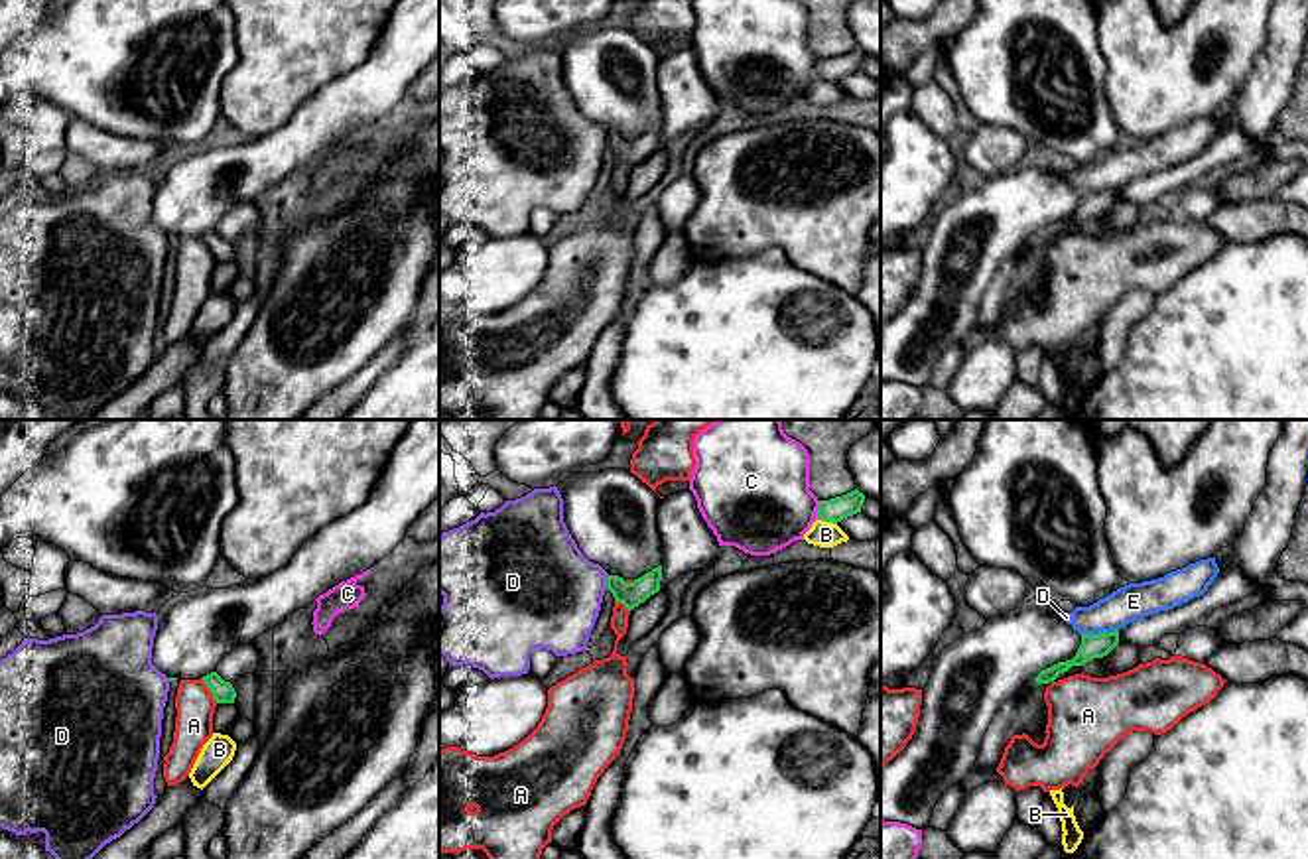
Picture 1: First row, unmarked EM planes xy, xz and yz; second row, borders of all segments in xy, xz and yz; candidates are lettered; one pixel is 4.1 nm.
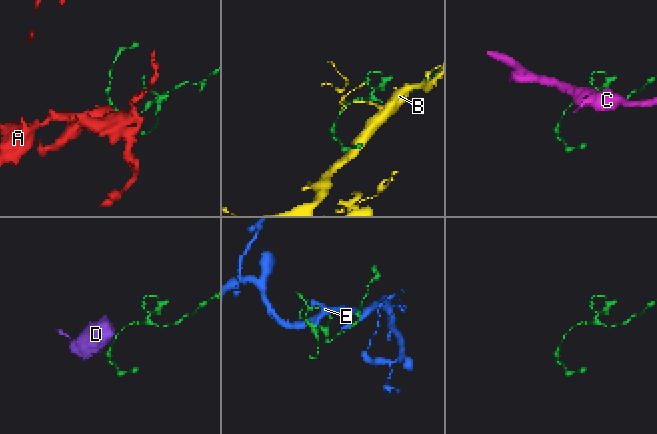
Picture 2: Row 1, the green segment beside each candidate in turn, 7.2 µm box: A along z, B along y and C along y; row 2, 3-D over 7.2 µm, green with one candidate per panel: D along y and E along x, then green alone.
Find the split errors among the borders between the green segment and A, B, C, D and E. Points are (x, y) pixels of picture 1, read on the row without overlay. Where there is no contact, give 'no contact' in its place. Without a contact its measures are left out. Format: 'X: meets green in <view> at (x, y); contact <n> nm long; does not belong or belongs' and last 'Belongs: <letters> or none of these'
A: meets green in xy at (209, 247); contact 120 nm long; does not belong
B: meets green in xz at (828, 79); contact 80 nm long; does not belong
C: meets green in xz at (818, 69); contact 80 nm long; does not belong
D: meets green in xz at (607, 140); contact 60 nm long; does not belong
E: meets green in yz at (1100, 192); contact 150 nm long; does not belong
Belongs: none of these

